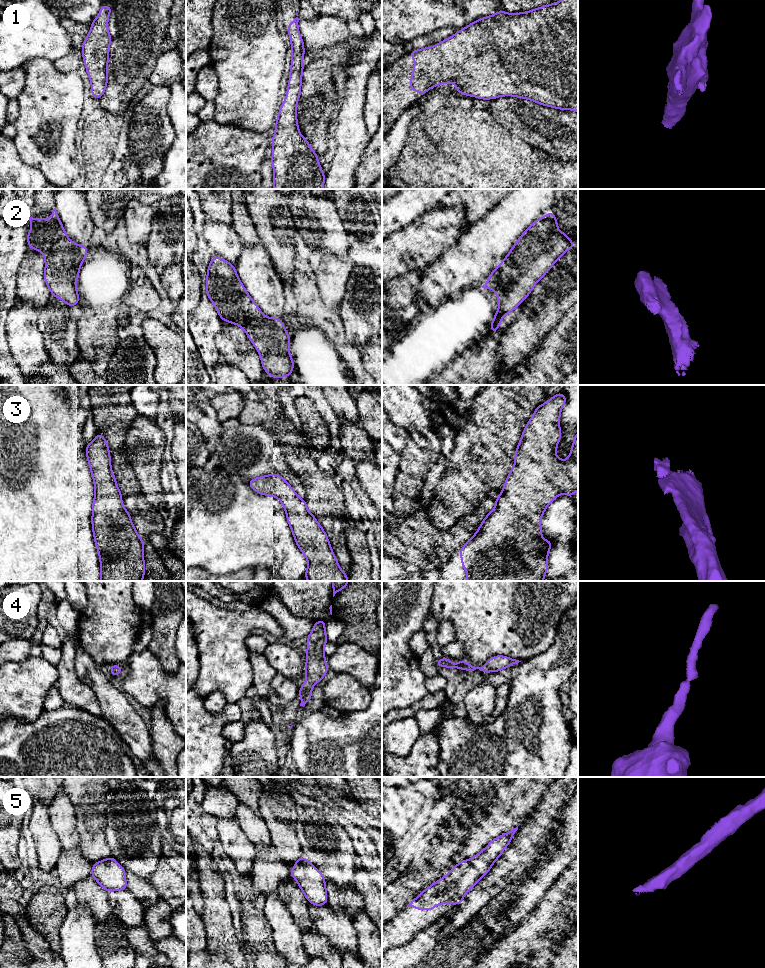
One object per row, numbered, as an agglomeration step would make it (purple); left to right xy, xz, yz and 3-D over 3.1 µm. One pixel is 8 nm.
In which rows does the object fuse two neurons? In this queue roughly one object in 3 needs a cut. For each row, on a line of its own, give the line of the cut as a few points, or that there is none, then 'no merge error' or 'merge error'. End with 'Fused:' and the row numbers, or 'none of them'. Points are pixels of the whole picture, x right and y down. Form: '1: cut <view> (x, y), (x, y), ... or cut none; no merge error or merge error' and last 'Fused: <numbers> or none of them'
1: cut none; no merge error
2: cut xy (80, 245), (76, 250), (76, 268), (78, 270); merge error
3: cut none; no merge error
4: cut none; no merge error
5: cut none; no merge error
Fused: 2

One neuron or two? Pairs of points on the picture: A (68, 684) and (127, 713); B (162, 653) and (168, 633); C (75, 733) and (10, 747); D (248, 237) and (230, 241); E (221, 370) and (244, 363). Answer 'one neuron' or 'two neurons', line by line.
A: two neurons
B: one neuron
C: one neuron
D: two neurons
E: two neurons

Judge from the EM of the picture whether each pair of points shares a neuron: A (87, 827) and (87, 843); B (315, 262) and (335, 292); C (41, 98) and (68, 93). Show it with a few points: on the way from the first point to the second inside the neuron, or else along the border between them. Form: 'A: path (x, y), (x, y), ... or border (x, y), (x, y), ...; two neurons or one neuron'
A: path (87, 831), (87, 839); one neuron
B: path (321, 269), (332, 282), (332, 285); one neuron
C: path (47, 96), (58, 96), (61, 94); one neuron

